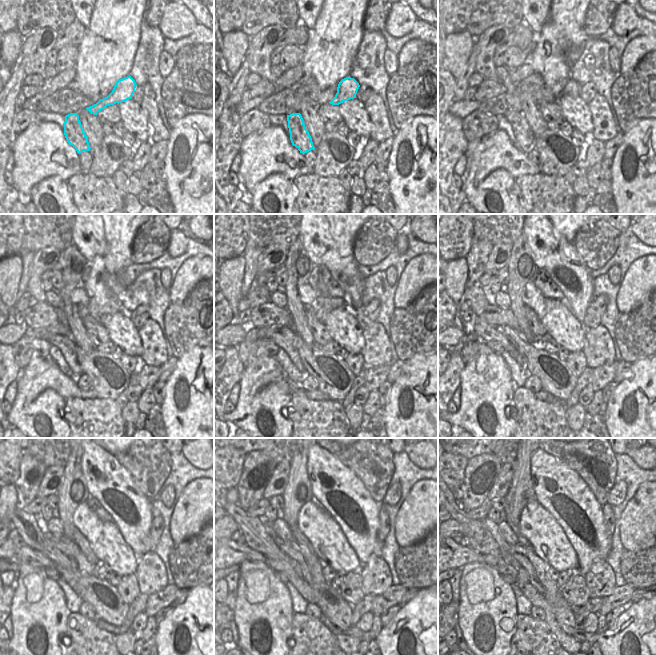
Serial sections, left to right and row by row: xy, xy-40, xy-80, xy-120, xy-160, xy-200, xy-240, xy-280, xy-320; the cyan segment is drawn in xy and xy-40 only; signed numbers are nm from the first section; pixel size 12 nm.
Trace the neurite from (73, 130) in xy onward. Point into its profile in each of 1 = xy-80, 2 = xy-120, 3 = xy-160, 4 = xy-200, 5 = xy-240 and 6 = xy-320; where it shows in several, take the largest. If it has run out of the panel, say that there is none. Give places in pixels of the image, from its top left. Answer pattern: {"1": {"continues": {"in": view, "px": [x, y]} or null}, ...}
{"1": {"continues": {"in": "xy-80", "px": [524, 135]}}, "2": {"continues": {"in": "xy-120", "px": [67, 346]}}, "3": {"continues": {"in": "xy-160", "px": [283, 343]}}, "4": {"continues": {"in": "xy-200", "px": [486, 332]}}, "5": {"continues": {"in": "xy-240", "px": [25, 554]}}, "6": {"continues": {"in": "xy-320", "px": [458, 556]}}}

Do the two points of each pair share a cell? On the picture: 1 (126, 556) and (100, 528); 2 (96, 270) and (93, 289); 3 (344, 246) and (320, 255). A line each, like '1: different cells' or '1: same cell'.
1: same cell
2: same cell
3: different cells

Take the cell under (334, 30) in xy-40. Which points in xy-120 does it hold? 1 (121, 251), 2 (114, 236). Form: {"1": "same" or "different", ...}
{"1": "same", "2": "same"}

